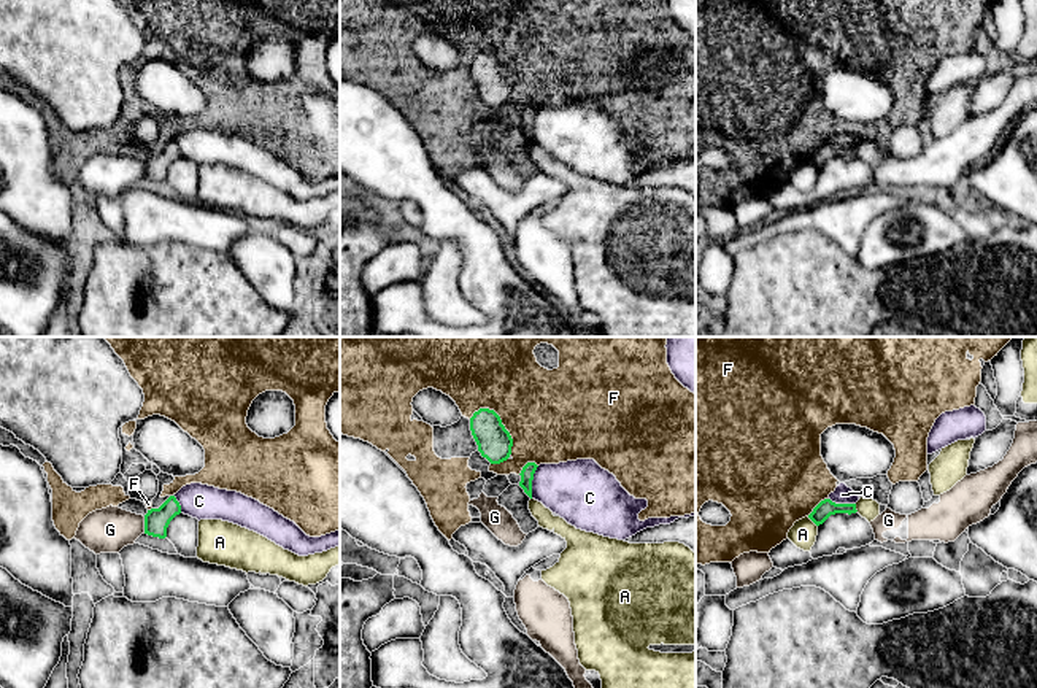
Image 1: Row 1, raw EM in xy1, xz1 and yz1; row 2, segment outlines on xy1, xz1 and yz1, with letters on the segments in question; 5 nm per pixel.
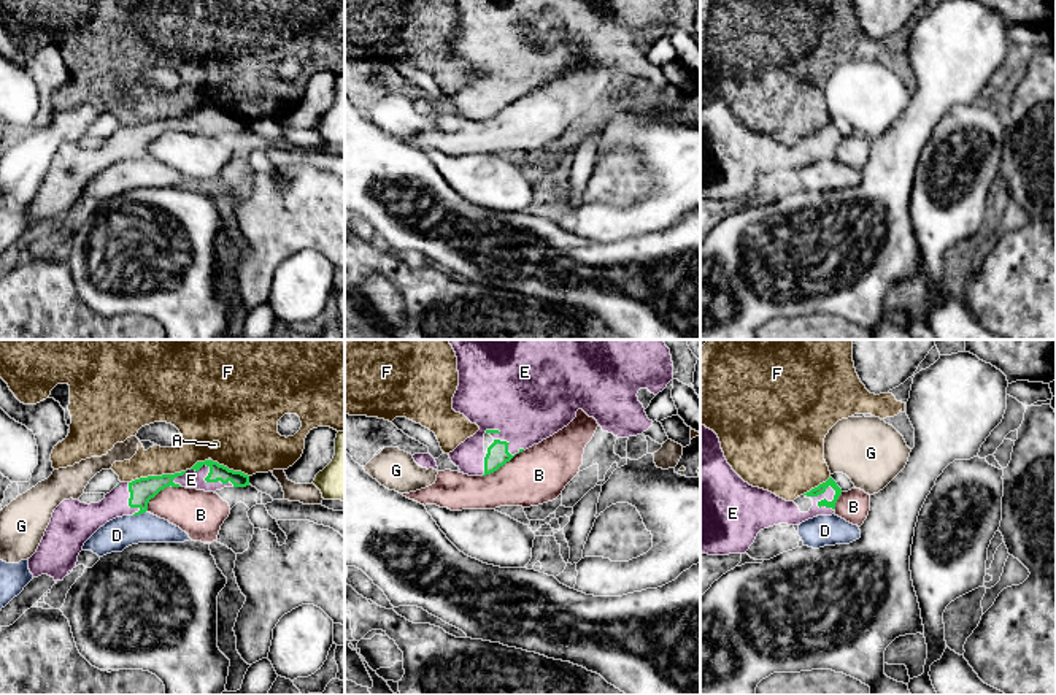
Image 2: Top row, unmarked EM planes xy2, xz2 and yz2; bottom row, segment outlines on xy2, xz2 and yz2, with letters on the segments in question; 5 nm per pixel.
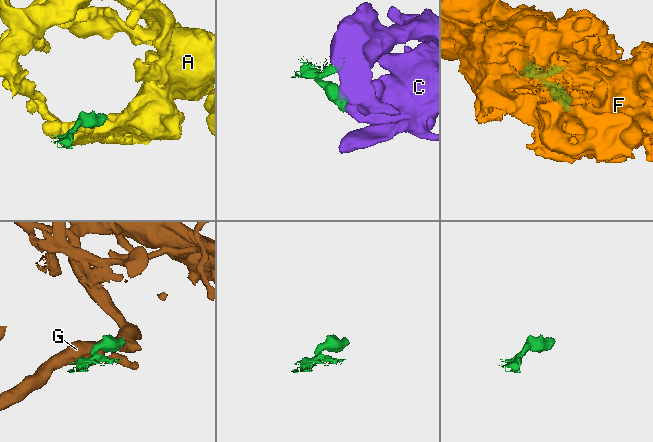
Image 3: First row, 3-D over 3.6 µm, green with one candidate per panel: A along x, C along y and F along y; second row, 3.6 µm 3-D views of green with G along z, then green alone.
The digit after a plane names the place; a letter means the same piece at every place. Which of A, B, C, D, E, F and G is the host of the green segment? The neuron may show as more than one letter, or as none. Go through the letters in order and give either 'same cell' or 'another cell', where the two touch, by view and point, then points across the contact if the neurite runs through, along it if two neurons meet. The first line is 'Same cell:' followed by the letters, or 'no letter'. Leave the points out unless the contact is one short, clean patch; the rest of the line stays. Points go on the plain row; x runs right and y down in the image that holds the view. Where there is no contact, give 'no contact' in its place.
Same cell: E
A: another cell; contact yz1 (812, 164)
B: another cell; contact xy2 (159, 135)
C: another cell; contact xz1 (531, 126); border xz1 (539, 110), (534, 118), (531, 142)
D: another cell; contact xy2 (138, 157); border xy2 (146, 154), (132, 159)
E: same cell; contact yz2 (834, 140)
F: another cell; contact xz1 (501, 67)
G: another cell; contact xy1 (145, 169)

